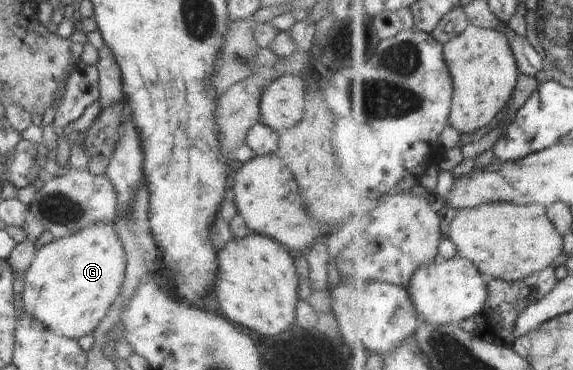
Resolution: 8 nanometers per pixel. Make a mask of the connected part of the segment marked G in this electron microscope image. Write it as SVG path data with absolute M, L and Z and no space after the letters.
M113 223L93 224L89 228L80 229L73 235L54 239L36 250L31 266L25 272L25 288L21 294L21 304L23 304L21 308L25 314L39 320L51 332L73 341L97 330L101 320L107 316L111 304L119 296L123 276L127 270L127 254L125 254L121 238L117 236L113 228Z

